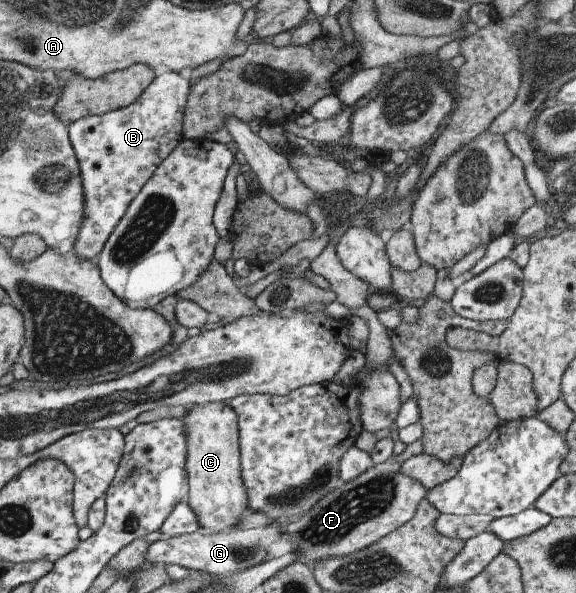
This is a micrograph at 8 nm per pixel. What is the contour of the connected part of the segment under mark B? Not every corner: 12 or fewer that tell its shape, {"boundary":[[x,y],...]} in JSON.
{"boundary":[[188,80],[67,124],[85,195],[74,241],[97,259],[184,139]]}

